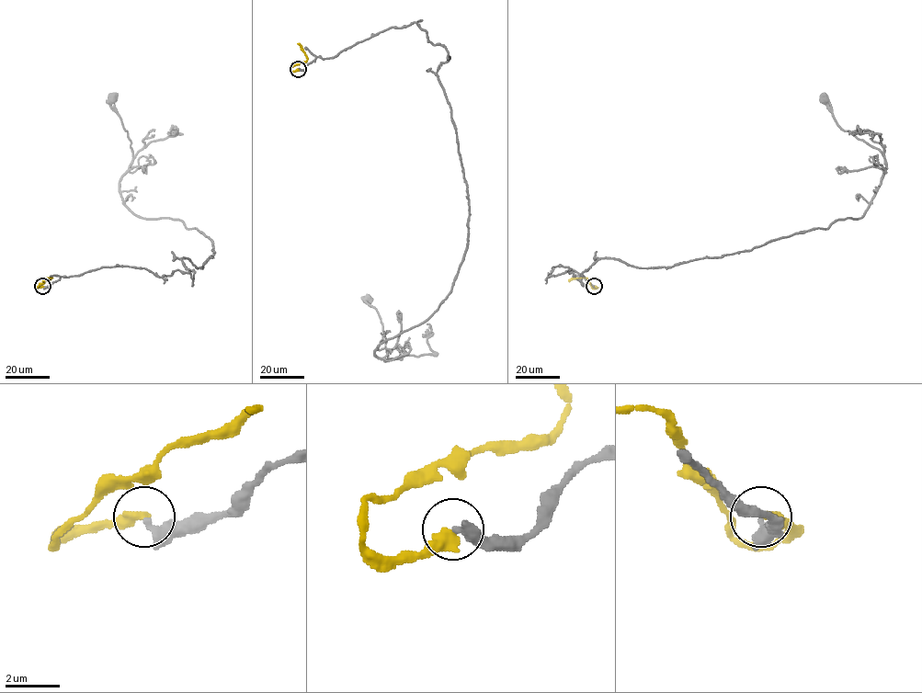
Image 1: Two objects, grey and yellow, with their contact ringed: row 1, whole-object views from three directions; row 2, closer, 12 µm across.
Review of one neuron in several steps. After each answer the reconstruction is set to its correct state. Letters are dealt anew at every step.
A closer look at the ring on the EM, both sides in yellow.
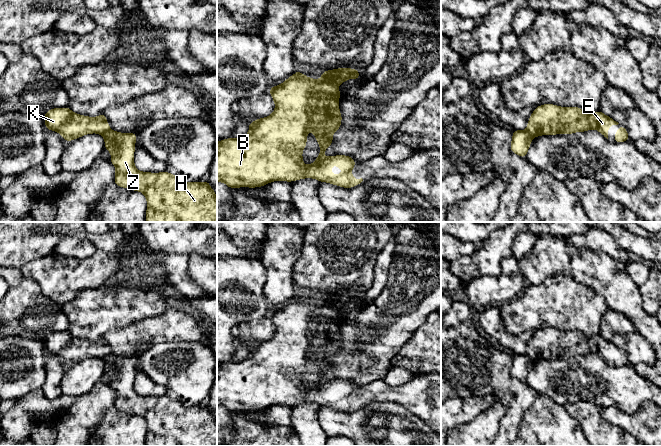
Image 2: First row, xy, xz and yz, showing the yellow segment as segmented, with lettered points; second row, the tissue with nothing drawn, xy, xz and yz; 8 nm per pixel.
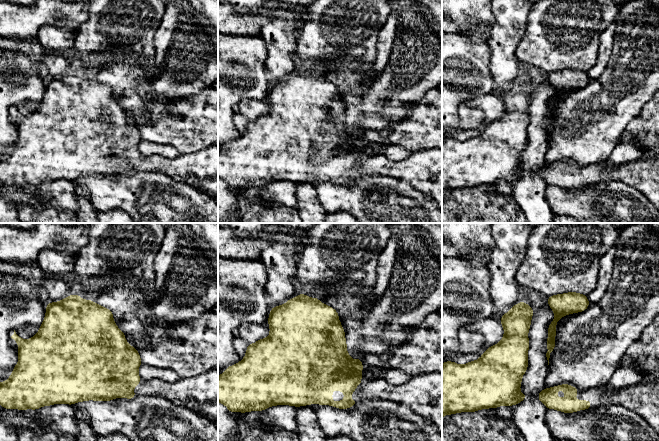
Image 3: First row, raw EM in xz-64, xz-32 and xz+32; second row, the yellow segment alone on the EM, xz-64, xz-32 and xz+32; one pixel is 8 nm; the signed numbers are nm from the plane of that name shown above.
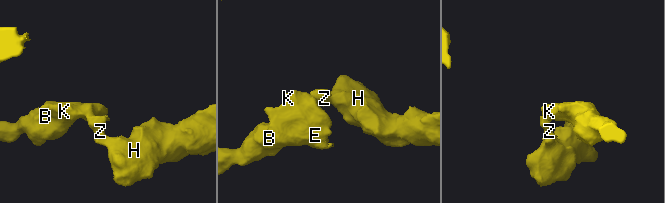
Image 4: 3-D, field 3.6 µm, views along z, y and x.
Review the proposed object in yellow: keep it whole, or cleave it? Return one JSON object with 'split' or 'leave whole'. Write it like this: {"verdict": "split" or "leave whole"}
{"verdict": "split"}

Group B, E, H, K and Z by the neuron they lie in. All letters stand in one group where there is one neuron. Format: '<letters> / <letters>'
B E K / H Z

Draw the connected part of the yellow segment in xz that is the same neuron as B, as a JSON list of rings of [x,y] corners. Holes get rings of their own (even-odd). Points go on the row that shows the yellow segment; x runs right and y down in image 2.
[[[299,70],[278,86],[271,87],[269,93],[275,102],[274,112],[261,119],[256,119],[248,125],[249,133],[240,138],[228,138],[217,142],[217,182],[224,182],[229,188],[261,187],[272,181],[292,182],[304,178],[314,178],[320,182],[331,183],[340,187],[351,188],[365,181],[364,176],[354,181],[355,175],[350,172],[355,166],[355,161],[350,156],[336,155],[325,157],[325,150],[333,142],[332,135],[341,126],[342,116],[338,107],[340,91],[336,85],[325,81],[323,78],[311,79],[303,75]],[[307,132],[315,134],[320,145],[320,153],[316,161],[310,165],[303,164],[302,151],[306,147]],[[337,165],[343,170],[340,175],[331,172],[331,166]]]

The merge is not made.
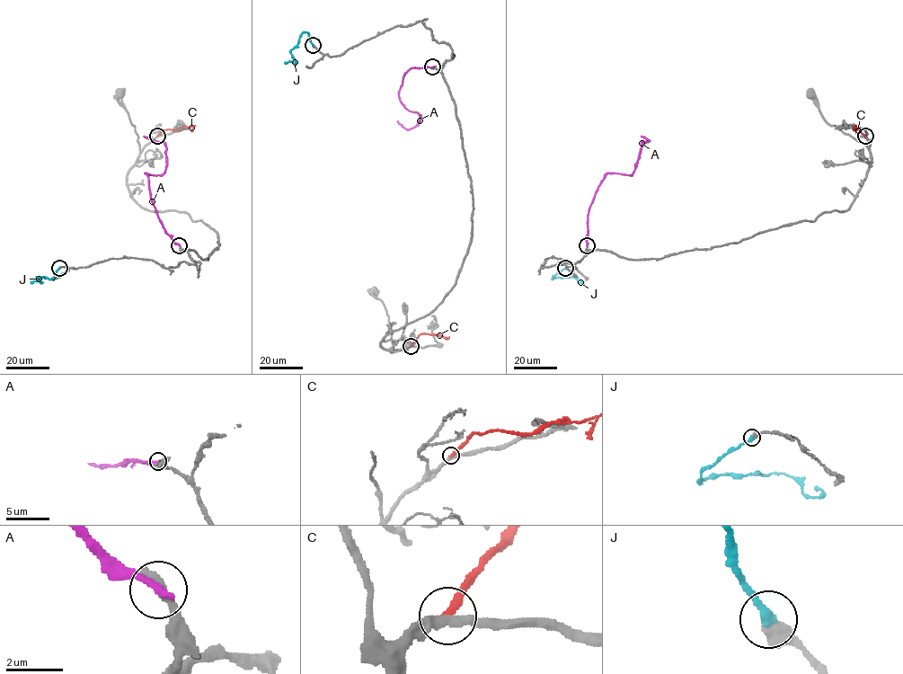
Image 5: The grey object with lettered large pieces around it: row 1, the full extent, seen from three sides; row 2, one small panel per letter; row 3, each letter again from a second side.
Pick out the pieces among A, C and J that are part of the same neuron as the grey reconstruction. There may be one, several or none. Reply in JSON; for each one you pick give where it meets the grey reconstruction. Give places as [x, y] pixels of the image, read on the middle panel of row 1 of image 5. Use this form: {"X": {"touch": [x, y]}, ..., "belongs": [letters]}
{"J": {"touch": [313, 45]}, "belongs": ["J"]}

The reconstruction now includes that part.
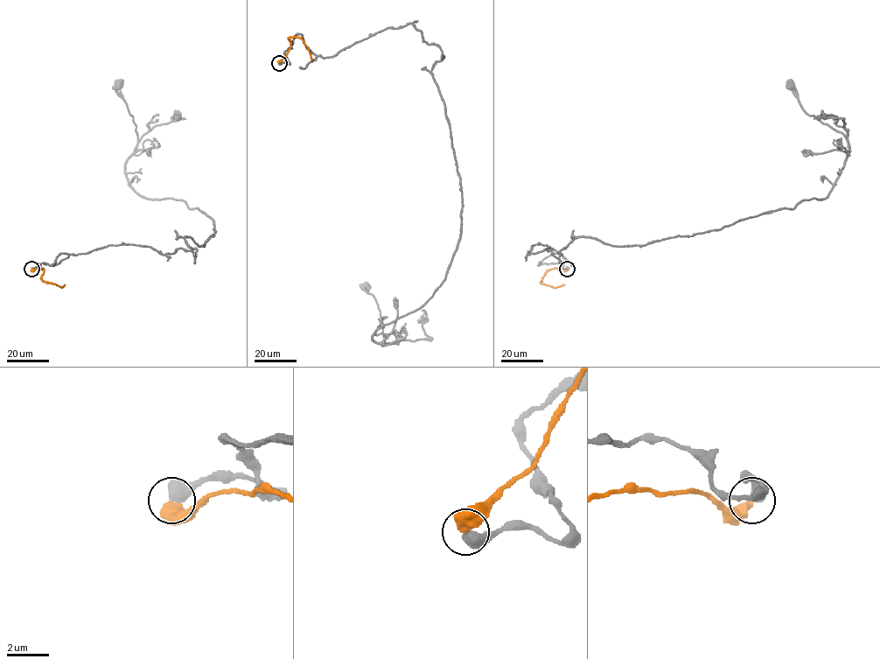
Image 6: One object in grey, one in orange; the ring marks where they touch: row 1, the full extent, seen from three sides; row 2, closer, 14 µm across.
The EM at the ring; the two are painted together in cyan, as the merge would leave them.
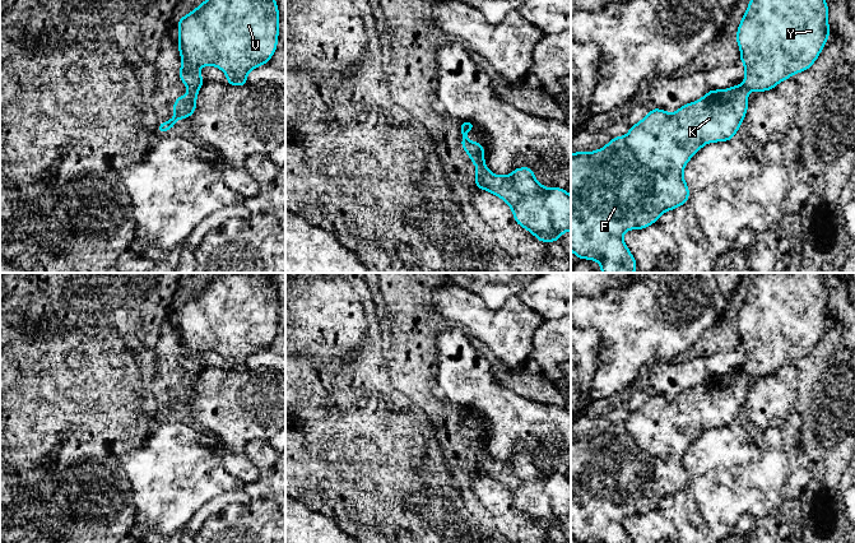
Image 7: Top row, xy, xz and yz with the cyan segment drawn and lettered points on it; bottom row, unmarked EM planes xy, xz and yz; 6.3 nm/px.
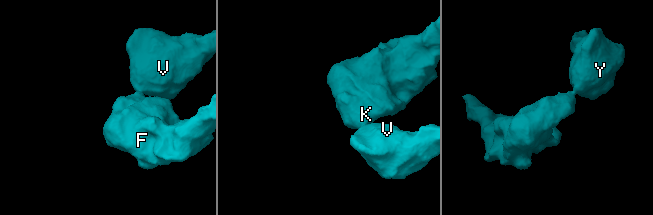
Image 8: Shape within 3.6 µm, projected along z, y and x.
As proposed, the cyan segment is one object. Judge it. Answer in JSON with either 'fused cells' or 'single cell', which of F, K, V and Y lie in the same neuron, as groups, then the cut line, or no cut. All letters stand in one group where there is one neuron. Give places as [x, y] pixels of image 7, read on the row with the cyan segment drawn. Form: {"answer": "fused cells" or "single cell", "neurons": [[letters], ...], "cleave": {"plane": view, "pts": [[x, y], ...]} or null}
{"answer": "fused cells", "neurons": [["F", "K"], ["V", "Y"]], "cleave": {"plane": "xy", "pts": [[189, 87], [198, 89]]}}

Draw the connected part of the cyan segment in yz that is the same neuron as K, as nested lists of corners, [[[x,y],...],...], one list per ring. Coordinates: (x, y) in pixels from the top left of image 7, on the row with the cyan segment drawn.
[[[745,85],[710,89],[701,99],[682,106],[674,113],[652,108],[638,124],[631,126],[626,136],[613,138],[601,149],[571,153],[571,250],[576,257],[598,261],[601,273],[635,273],[637,264],[623,241],[623,233],[646,228],[663,213],[687,203],[689,189],[683,178],[684,166],[706,143],[733,139],[745,117],[747,102]]]

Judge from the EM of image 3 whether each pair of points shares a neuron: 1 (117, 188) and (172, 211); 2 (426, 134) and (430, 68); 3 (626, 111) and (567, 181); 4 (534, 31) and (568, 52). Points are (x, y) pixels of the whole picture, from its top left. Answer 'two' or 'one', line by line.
1: one
2: two
3: two
4: one

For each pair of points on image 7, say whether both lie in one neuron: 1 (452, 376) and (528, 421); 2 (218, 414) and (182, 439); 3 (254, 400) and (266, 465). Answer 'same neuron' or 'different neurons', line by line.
1: same neuron
2: different neurons
3: different neurons

